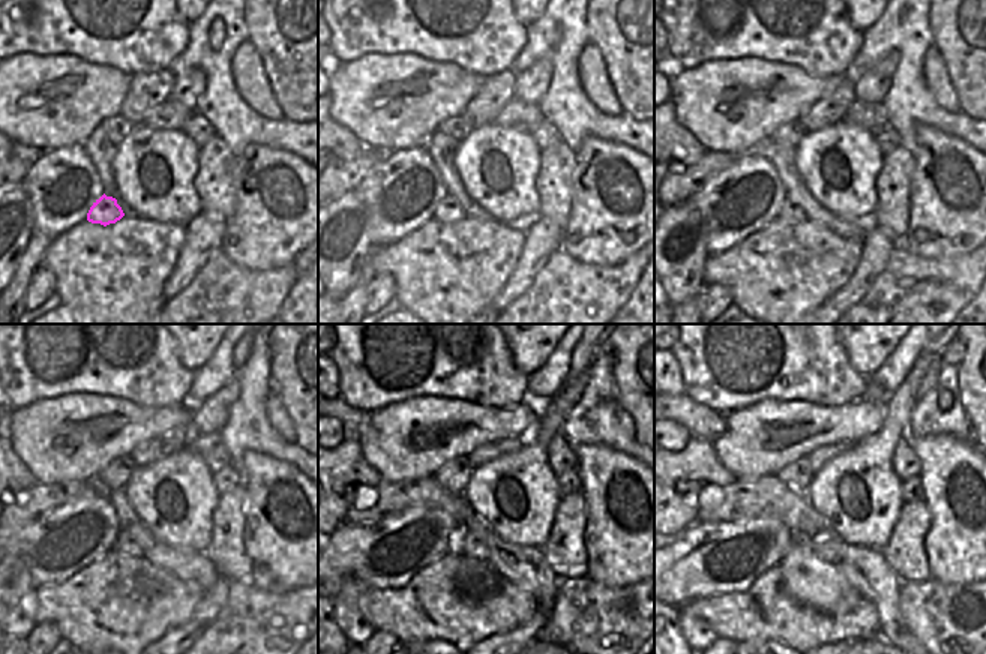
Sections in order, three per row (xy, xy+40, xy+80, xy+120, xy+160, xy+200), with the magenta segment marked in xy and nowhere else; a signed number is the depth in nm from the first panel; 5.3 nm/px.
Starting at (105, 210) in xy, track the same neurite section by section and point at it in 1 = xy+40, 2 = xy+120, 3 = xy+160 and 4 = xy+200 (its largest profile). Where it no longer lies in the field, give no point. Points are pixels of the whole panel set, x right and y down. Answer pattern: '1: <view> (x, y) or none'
1: xy+40 (447, 212)
2: xy+120 (123, 545)
3: xy+160 (464, 543)
4: xy+200 (829, 548)

